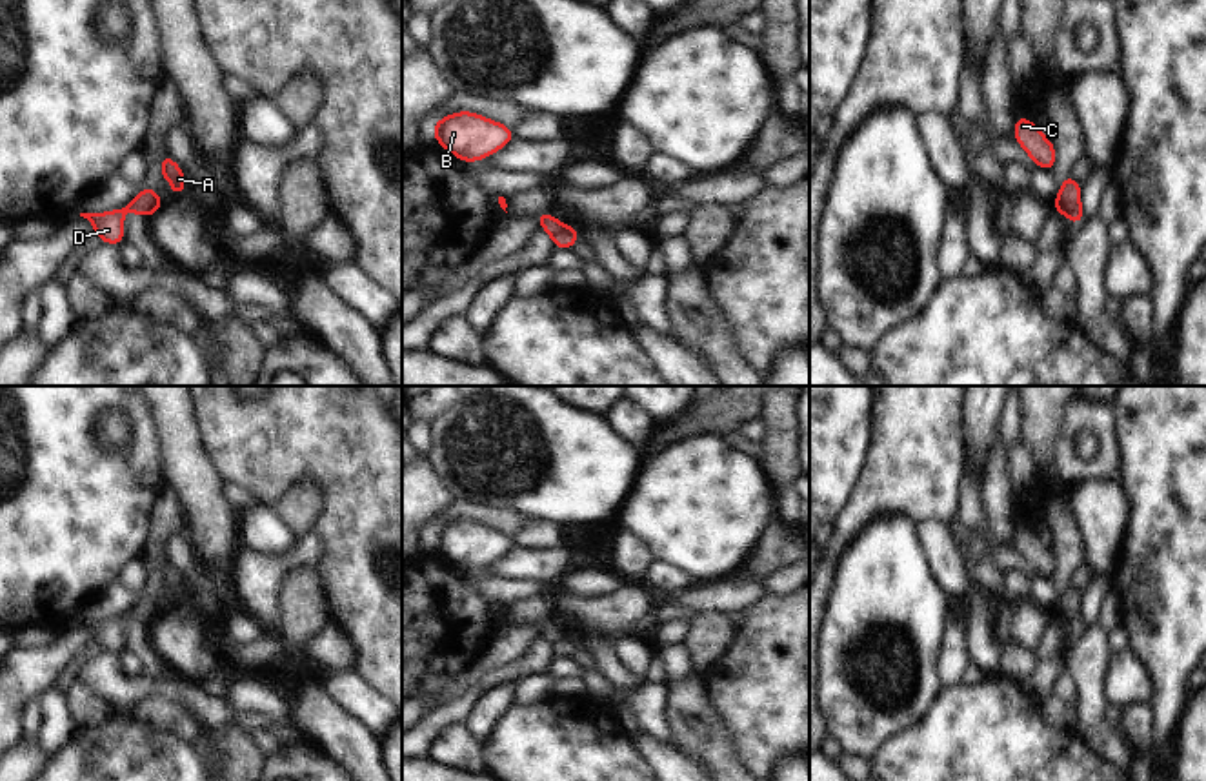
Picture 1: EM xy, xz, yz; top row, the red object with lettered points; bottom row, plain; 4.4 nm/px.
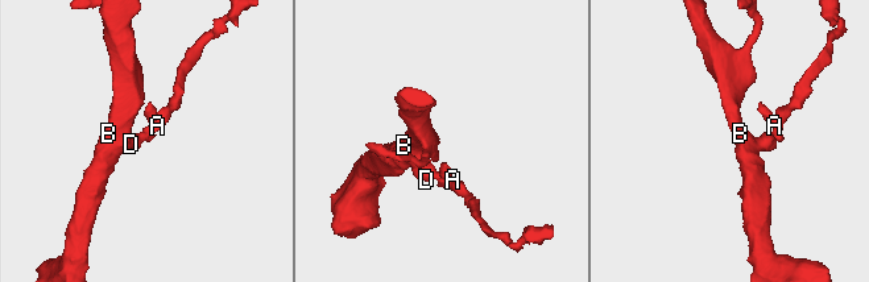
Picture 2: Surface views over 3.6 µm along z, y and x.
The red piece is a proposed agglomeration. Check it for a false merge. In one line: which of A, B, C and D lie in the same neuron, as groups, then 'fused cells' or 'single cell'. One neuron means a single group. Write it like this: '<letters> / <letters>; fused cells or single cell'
A C / B D; fused cells

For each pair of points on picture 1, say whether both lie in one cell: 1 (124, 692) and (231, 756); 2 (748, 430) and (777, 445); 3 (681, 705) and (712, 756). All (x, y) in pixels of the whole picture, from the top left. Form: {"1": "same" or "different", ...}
{"1": "different", "2": "different", "3": "same"}

